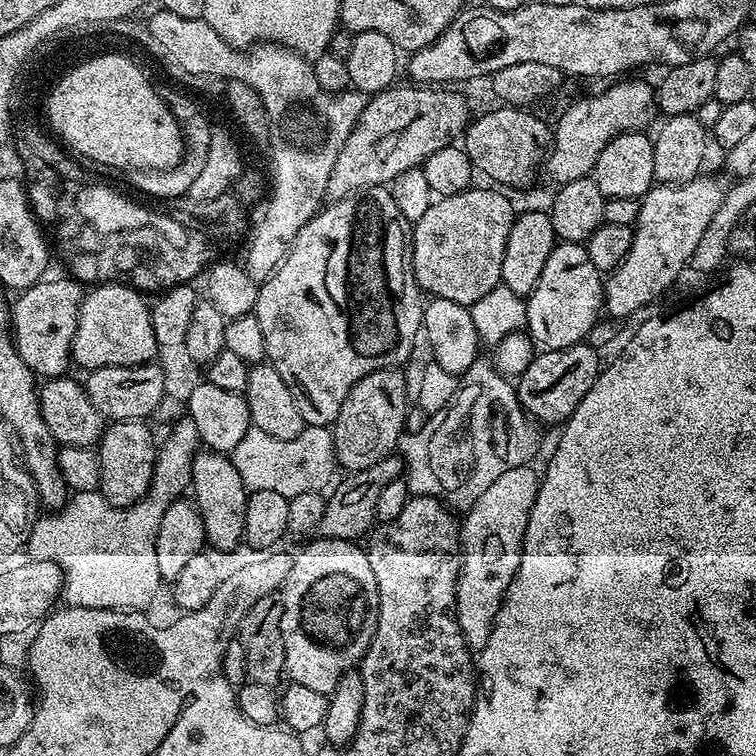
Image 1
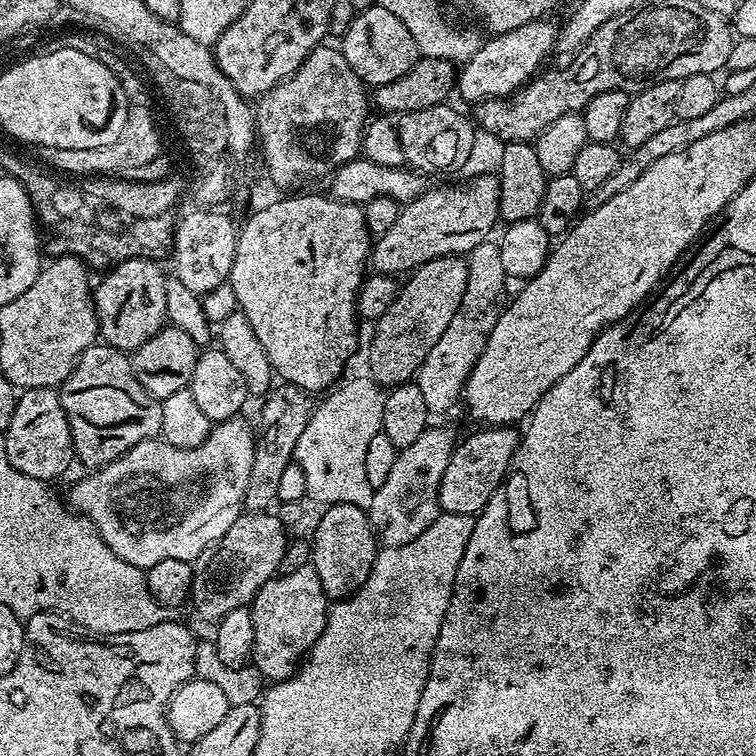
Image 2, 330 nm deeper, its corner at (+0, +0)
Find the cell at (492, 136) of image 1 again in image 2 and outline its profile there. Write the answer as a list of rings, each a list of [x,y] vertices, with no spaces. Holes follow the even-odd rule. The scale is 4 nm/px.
[[[448,102],[435,104],[422,110],[403,113],[399,117],[396,129],[407,167],[421,174],[444,172],[447,168],[462,167],[471,158],[476,148],[477,129],[469,117],[468,121],[458,109],[450,105]]]

